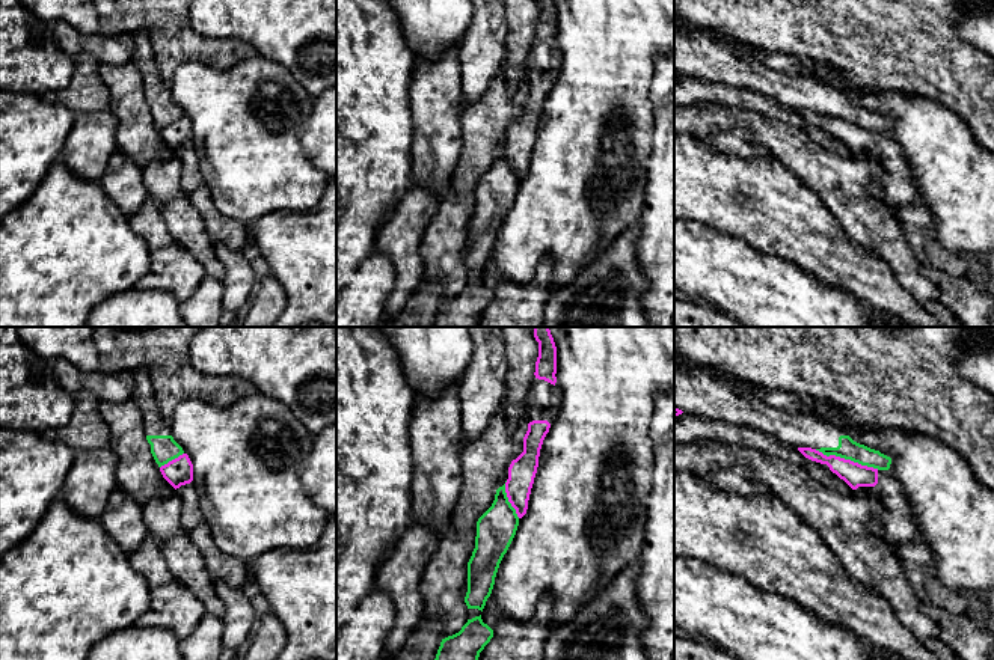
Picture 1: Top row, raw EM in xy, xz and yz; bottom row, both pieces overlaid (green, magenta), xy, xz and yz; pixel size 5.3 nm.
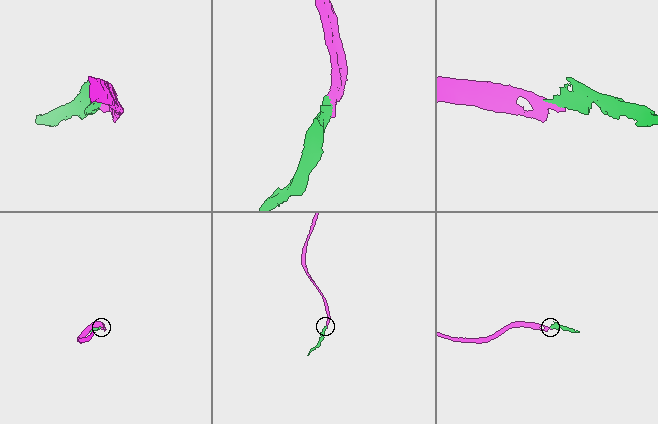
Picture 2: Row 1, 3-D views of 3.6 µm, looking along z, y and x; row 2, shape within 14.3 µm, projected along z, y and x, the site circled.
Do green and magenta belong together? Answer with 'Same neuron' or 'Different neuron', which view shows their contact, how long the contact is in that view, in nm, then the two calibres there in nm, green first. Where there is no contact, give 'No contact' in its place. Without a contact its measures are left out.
Different neuron. Touches green in yz. Shared border 360 nm. Thickness 110 nm (green) against 130 nm

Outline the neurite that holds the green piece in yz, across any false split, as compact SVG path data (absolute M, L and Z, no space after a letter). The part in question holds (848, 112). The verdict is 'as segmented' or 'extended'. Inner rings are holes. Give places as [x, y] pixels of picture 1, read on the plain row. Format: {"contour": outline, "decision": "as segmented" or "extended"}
{"contour": "M674 17L674 71L759 92L793 110L811 110L827 119L836 118L878 133L890 131L890 119L854 104L839 87L811 77L769 69L750 53L736 51L730 45L730 39L729 33L713 32L710 27L700 27L685 18Z", "decision": "extended"}

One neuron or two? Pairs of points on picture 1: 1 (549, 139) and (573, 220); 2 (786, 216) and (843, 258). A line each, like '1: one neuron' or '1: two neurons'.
1: one neuron
2: one neuron

